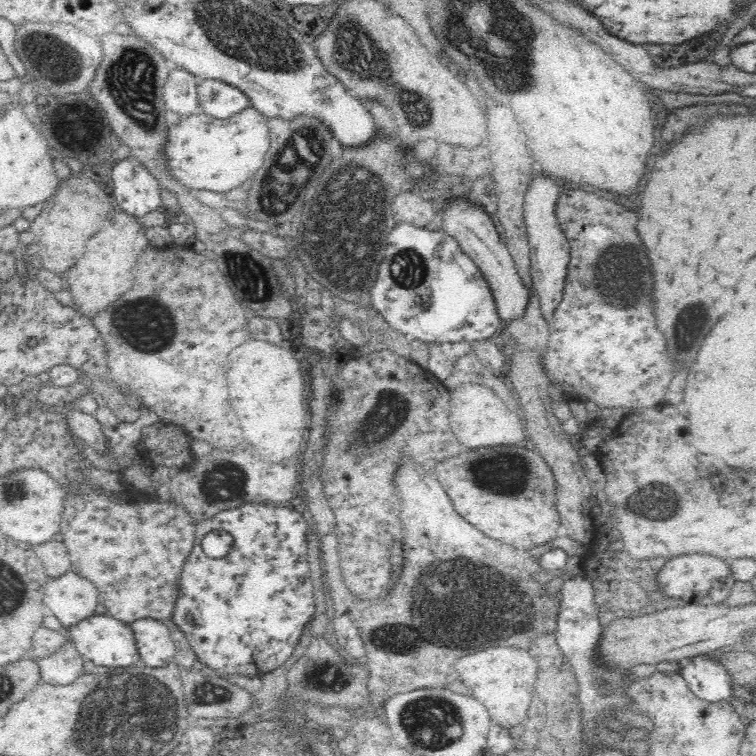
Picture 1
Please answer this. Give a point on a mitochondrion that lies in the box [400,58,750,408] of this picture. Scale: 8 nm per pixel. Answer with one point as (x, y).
(619, 260)

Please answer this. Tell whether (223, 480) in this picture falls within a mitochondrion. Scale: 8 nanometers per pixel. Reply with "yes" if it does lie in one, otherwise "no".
yes

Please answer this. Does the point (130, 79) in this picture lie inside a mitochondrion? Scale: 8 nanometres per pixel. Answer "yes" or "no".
yes

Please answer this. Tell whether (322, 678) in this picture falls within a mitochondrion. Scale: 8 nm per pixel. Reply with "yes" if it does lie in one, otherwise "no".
yes

